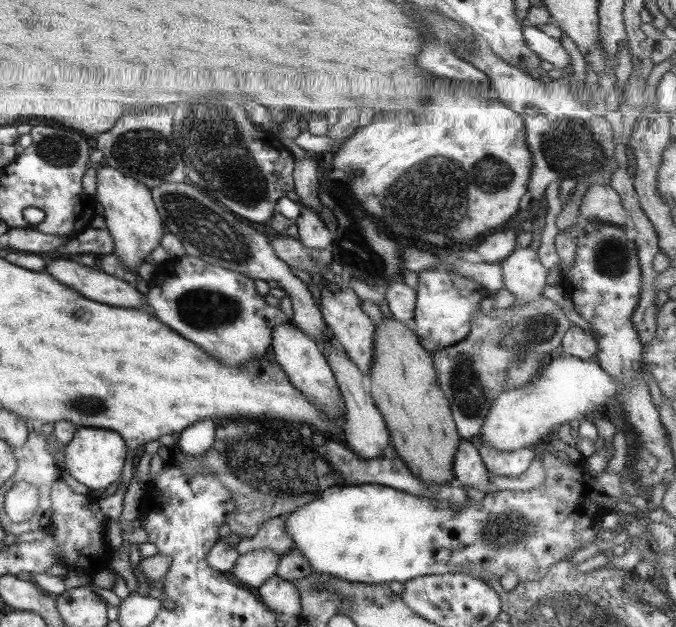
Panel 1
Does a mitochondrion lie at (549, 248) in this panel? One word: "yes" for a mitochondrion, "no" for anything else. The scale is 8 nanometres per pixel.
no

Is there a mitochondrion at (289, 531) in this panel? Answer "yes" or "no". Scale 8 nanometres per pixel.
no

